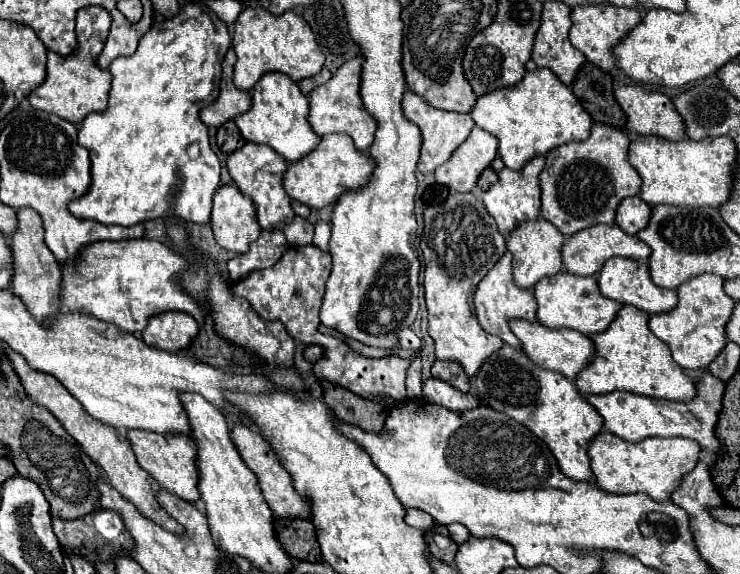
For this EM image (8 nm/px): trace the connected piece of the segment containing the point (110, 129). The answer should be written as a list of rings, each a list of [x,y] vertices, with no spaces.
[[[184,2],[180,6],[180,12],[162,22],[162,24],[154,24],[148,34],[144,34],[144,38],[140,38],[140,44],[138,44],[138,50],[132,54],[132,56],[120,56],[116,58],[112,64],[110,64],[110,72],[112,72],[112,88],[110,88],[110,102],[108,102],[108,108],[100,114],[88,114],[84,118],[84,122],[80,124],[80,130],[78,130],[78,142],[80,146],[88,148],[90,150],[90,162],[92,162],[92,186],[90,190],[70,202],[70,212],[78,218],[88,218],[88,220],[96,220],[96,222],[104,222],[104,224],[118,224],[118,226],[134,226],[134,224],[140,224],[140,222],[146,222],[146,220],[152,220],[152,218],[162,218],[162,216],[178,216],[182,220],[190,220],[190,222],[196,222],[196,224],[206,224],[210,222],[210,208],[212,208],[212,196],[220,184],[220,162],[218,162],[218,156],[214,154],[214,150],[210,148],[210,140],[208,140],[208,126],[200,120],[200,110],[208,104],[212,104],[216,98],[218,98],[218,86],[220,86],[220,78],[222,78],[222,60],[230,48],[230,34],[228,34],[228,26],[216,18],[216,22],[212,20],[216,18],[204,4],[198,4],[198,2]]]

